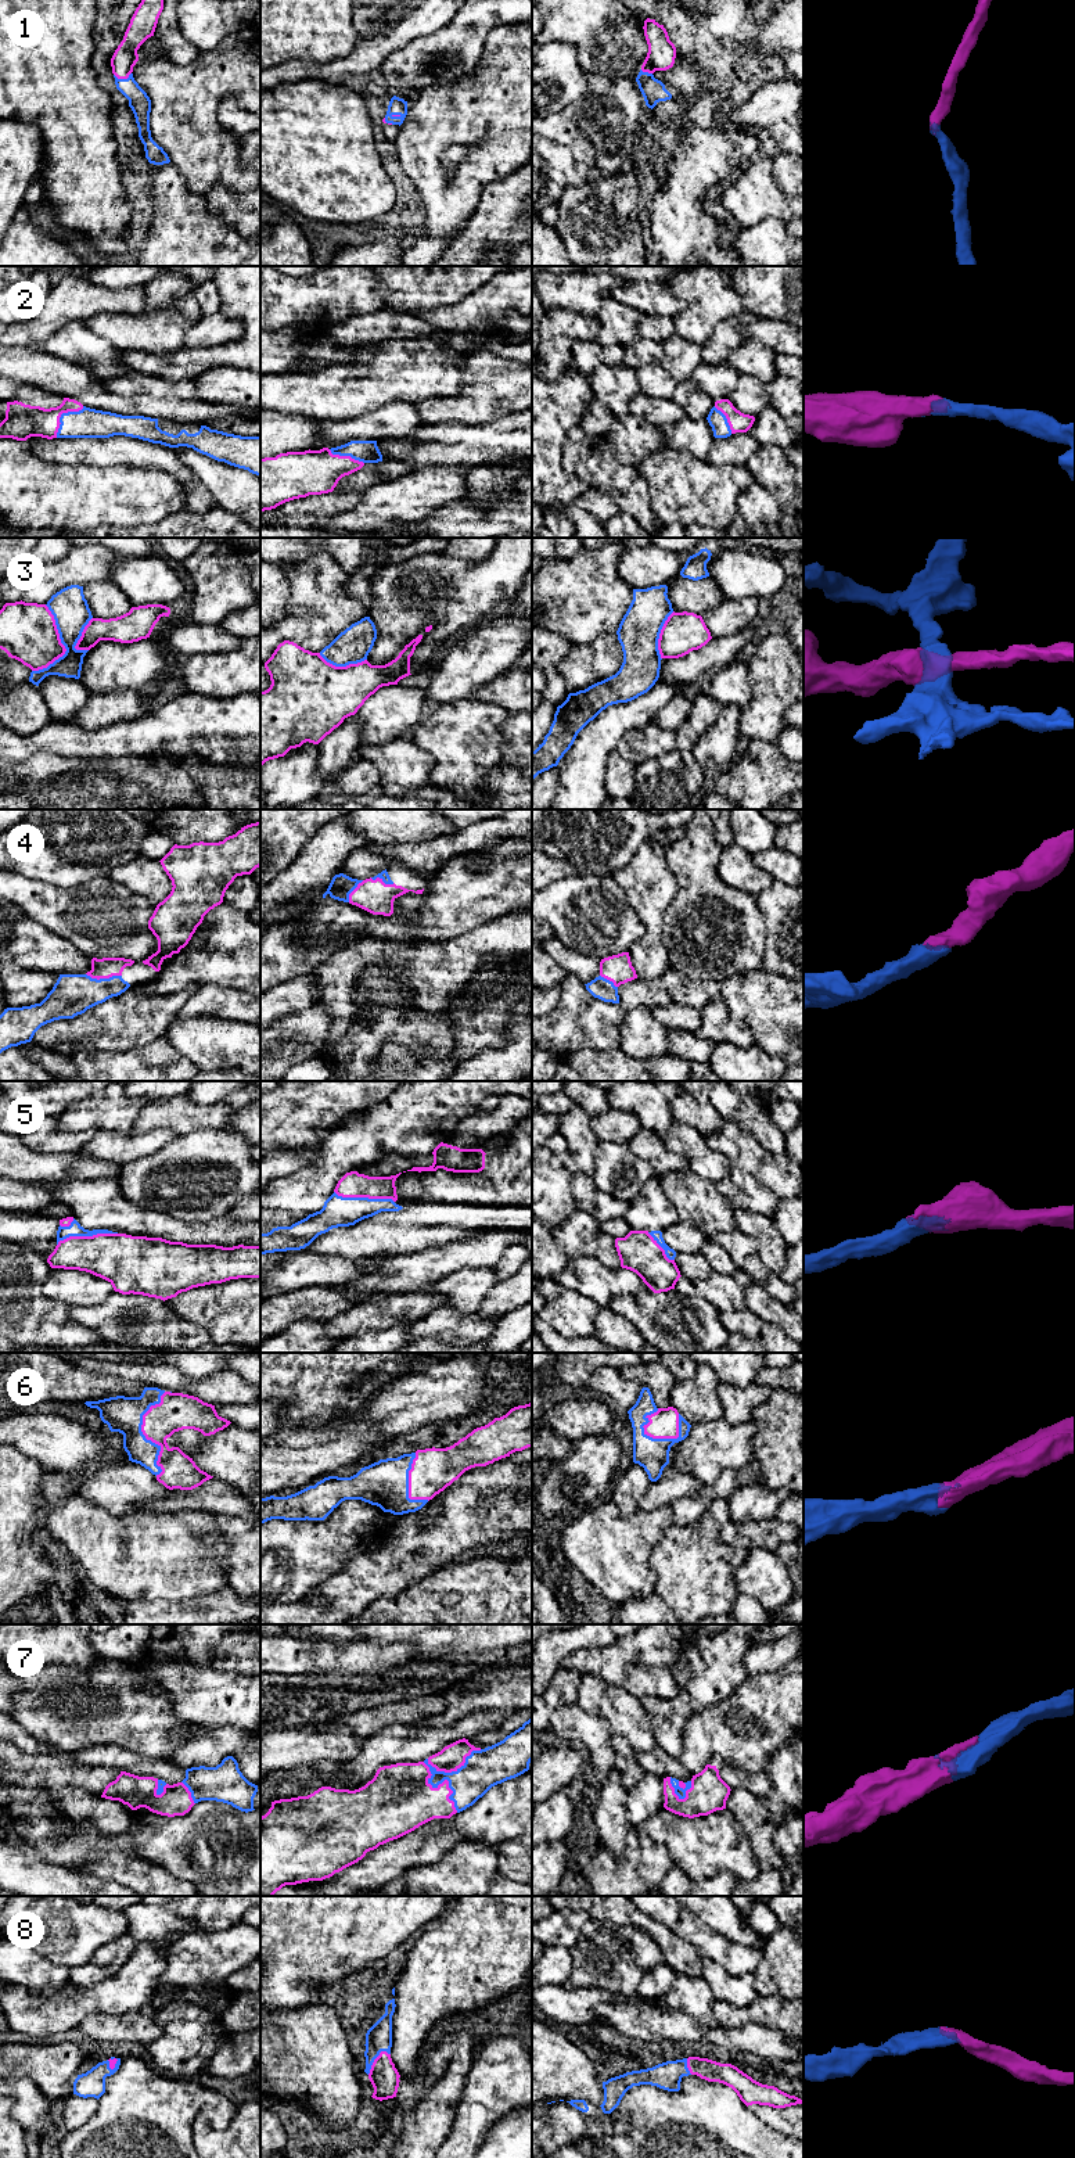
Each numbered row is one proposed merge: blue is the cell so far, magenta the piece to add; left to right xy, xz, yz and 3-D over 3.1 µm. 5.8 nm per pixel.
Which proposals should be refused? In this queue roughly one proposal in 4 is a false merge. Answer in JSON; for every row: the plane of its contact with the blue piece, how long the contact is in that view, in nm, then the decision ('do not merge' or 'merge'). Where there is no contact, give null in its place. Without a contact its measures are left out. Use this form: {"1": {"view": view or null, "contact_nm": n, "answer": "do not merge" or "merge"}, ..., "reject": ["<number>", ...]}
{"1": {"view": "xy", "contact_nm": 110, "answer": "merge"}, "2": {"view": "xy", "contact_nm": 240, "answer": "merge"}, "3": {"view": "xy", "contact_nm": 400, "answer": "do not merge"}, "4": {"view": "xy", "contact_nm": 200, "answer": "merge"}, "5": {"view": "xy", "contact_nm": 360, "answer": "merge"}, "6": {"view": "xy", "contact_nm": 500, "answer": "merge"}, "7": {"view": "xz", "contact_nm": 400, "answer": "merge"}, "8": {"view": "xz", "contact_nm": 180, "answer": "merge"}, "reject": ["3"]}

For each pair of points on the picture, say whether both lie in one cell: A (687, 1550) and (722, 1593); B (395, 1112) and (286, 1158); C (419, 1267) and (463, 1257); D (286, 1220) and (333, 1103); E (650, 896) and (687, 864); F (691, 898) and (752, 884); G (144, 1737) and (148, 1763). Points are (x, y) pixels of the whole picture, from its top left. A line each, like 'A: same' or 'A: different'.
A: same
B: different
C: same
D: different
E: different
F: different
G: different

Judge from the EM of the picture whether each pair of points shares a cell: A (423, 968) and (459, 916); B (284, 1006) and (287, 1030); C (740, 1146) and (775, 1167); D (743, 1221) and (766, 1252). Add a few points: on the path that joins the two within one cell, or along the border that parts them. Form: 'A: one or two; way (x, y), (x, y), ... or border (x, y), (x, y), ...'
A: two; border (473, 929), (446, 940), (427, 943)
B: two; border (313, 1004), (280, 1018), (274, 1023)
C: one; way (748, 1155), (766, 1167)
D: one; way (751, 1225), (766, 1243)

